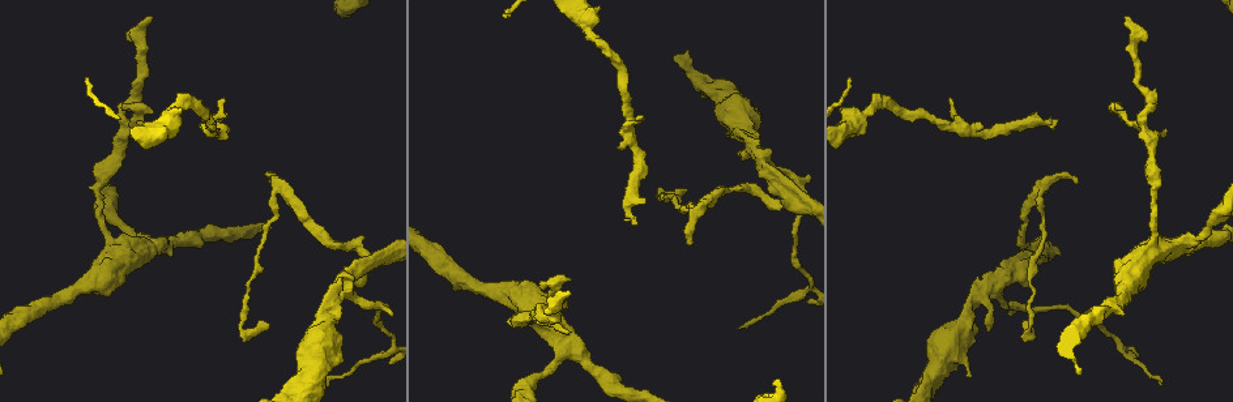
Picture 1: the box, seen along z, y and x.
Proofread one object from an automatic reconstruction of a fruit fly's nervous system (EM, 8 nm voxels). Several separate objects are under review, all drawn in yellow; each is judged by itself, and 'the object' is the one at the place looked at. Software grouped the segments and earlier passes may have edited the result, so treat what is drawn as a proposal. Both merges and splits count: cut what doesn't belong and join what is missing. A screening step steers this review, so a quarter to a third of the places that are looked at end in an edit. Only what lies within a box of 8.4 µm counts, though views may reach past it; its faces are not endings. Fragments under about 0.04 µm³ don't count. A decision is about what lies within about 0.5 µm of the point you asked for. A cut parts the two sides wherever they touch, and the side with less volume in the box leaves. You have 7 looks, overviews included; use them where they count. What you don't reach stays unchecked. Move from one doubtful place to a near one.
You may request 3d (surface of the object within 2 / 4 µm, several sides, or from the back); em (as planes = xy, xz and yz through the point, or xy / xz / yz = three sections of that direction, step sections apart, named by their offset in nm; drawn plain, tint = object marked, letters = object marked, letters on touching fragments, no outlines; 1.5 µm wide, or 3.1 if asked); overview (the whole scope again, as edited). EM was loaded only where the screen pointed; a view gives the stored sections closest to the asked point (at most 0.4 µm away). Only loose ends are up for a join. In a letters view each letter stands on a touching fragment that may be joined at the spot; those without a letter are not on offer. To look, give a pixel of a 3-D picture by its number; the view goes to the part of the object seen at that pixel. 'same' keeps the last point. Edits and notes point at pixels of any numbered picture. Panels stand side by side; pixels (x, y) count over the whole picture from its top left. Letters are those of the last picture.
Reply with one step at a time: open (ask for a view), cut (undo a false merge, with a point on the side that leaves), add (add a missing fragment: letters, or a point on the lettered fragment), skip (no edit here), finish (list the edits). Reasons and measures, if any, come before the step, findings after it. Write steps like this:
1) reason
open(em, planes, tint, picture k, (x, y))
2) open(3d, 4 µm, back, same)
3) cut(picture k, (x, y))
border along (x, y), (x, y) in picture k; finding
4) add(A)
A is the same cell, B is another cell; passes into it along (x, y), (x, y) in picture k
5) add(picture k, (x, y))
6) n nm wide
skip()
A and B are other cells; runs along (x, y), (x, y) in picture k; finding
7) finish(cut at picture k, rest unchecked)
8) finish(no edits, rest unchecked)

an open end
open(3d, 2 µm, back, picture 1, (634, 224))

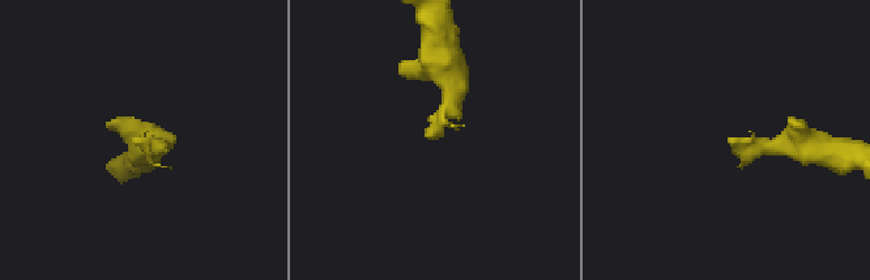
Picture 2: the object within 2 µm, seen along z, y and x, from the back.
shape alone is not enough
open(em, planes, letters, picture 2, (137, 138))

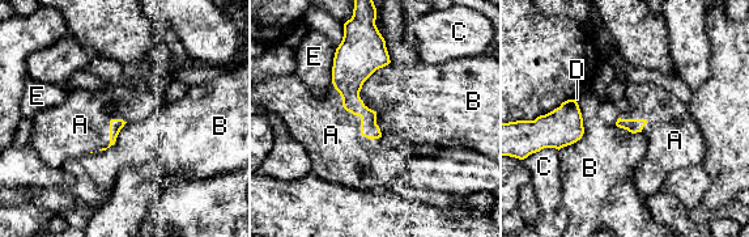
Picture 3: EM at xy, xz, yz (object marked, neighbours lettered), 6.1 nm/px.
add(A)
A is the same cell, B, C, D and E are other cells; it goes on there

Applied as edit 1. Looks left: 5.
sudden change in width
open(3d, 4 µm, picture 1, (324, 324))

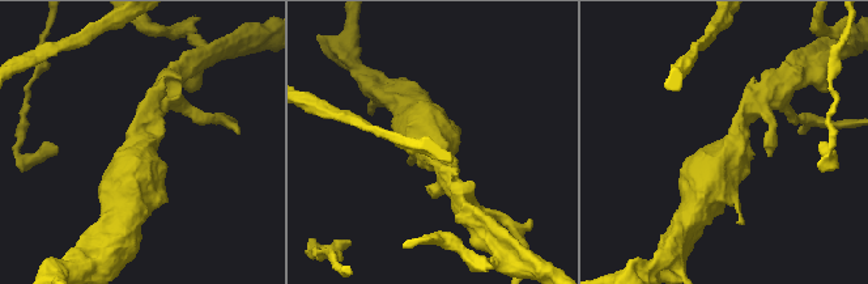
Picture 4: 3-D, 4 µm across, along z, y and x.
arms of 260, 700 nm; need the tissue
open(em, xz, step 4, tint, picture 4, (733, 143))

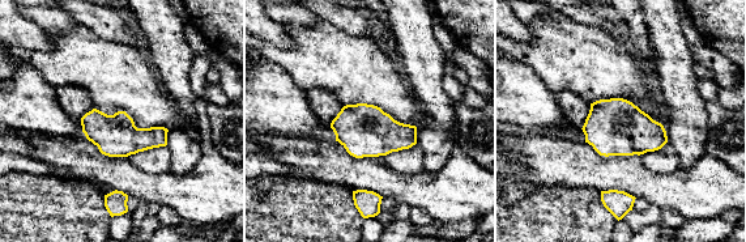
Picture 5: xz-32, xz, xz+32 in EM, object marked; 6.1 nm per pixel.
another direction
open(em, planes, letters, same)

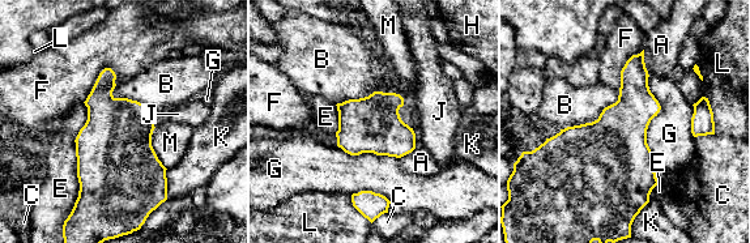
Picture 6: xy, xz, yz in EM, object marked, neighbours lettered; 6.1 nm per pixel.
E touches over 600 nm
skip()
A, B, C, E, F, G, H, J, K, L and M are other cells; one neuron here

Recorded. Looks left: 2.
finish(add at picture 3, rest unchecked)

